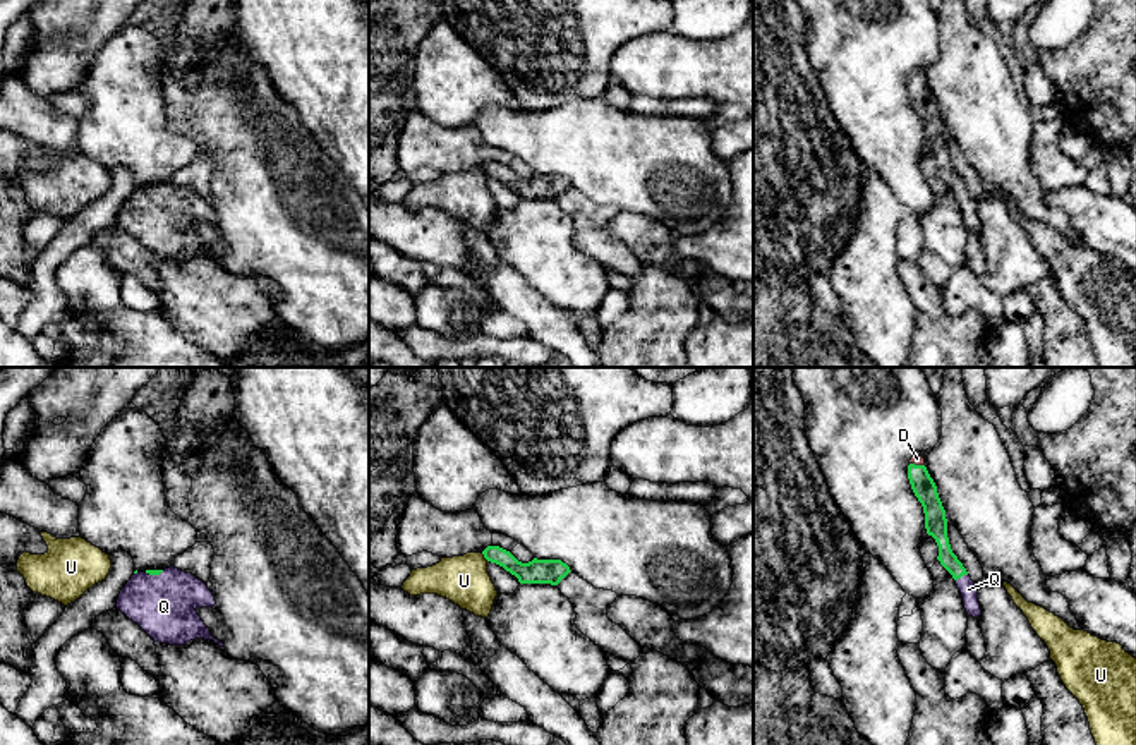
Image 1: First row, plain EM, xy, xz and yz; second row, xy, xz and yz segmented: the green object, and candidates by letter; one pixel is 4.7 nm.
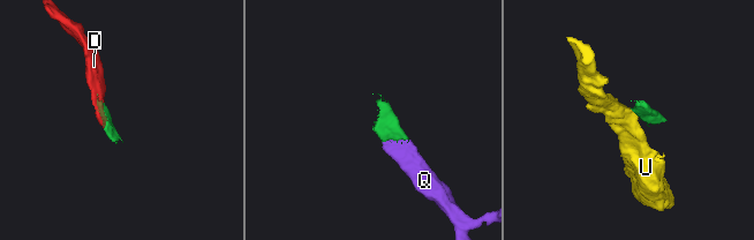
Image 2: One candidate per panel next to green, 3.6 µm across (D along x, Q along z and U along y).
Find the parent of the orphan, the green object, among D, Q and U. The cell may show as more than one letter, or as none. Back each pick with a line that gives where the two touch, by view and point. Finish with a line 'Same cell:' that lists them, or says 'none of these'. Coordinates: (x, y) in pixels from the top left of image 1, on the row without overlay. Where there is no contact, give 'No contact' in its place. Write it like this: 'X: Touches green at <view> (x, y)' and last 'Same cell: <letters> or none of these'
D: Touches green at yz (917, 81)
Q: Touches green at yz (961, 191)
Same cell: D, Q

